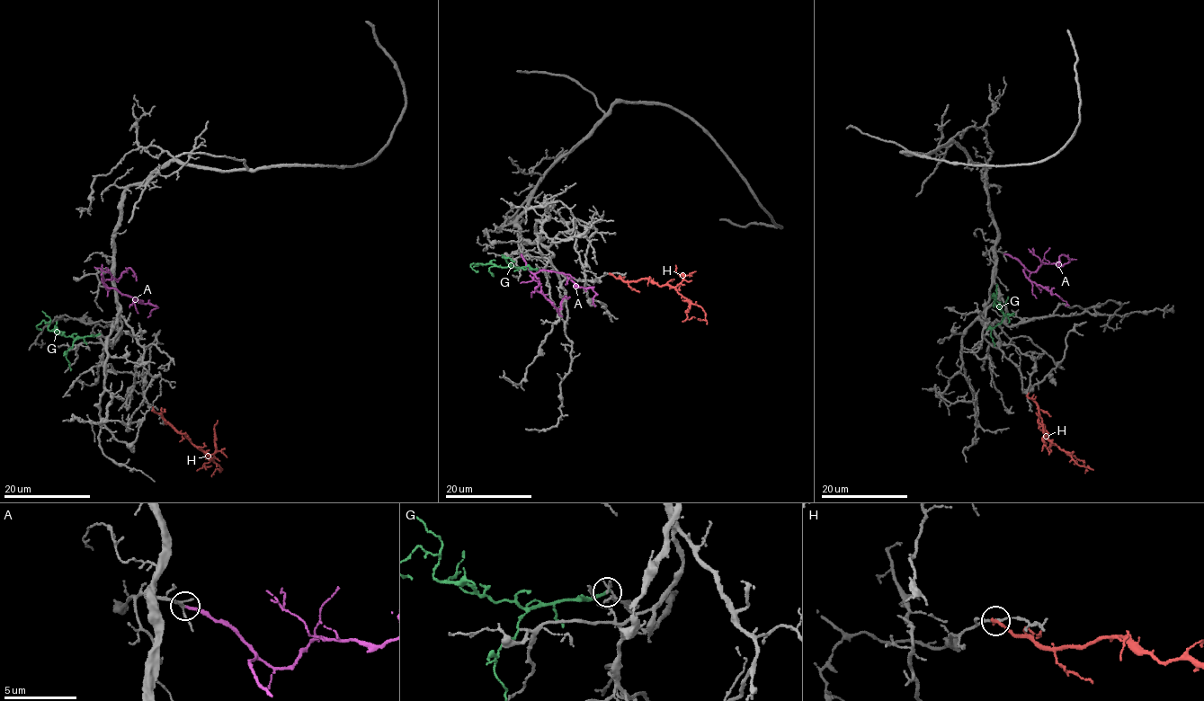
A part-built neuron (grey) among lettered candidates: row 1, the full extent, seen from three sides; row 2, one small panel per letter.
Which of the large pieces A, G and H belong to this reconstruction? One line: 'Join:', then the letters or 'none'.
Join: A

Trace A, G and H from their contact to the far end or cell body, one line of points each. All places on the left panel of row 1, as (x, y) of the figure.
A: (102, 274), (107, 287), (156, 306), (147, 317)
G: (99, 333), (73, 339), (50, 331), (49, 324), (43, 320), (36, 325), (41, 331)
H: (153, 410), (200, 448), (222, 469), (216, 469), (211, 476)

